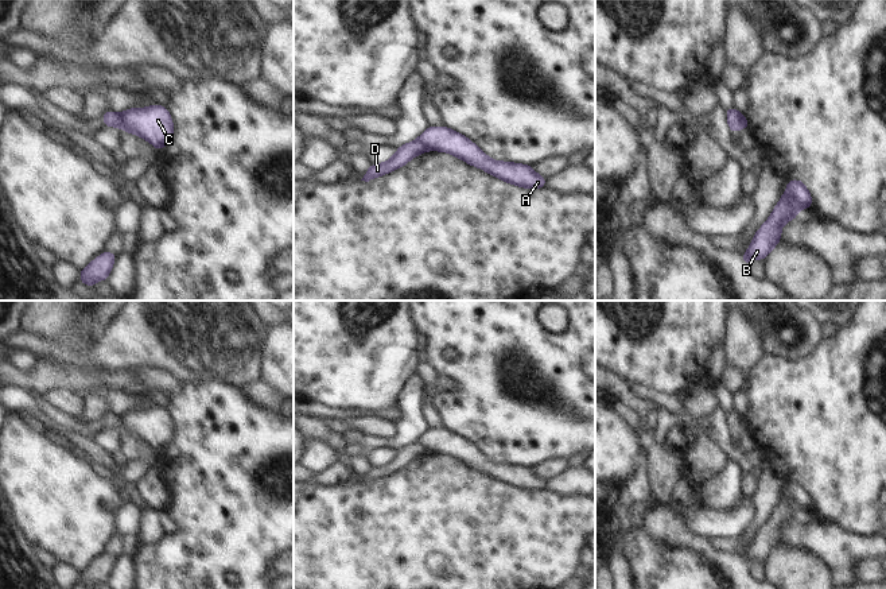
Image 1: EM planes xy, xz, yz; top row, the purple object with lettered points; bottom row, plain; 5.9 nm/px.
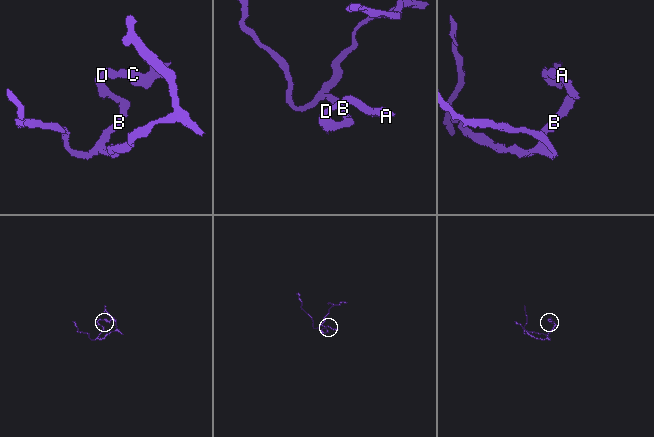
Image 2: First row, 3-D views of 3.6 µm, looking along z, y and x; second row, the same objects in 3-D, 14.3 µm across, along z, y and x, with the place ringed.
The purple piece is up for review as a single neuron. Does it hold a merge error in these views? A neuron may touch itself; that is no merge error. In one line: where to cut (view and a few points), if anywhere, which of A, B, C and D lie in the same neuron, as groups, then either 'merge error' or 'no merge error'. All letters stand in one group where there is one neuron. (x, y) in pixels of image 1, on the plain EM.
cut xy (119, 417), (120, 429); groups A C / B D; merge error

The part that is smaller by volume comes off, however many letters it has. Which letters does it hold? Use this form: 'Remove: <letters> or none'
Remove: A, C

